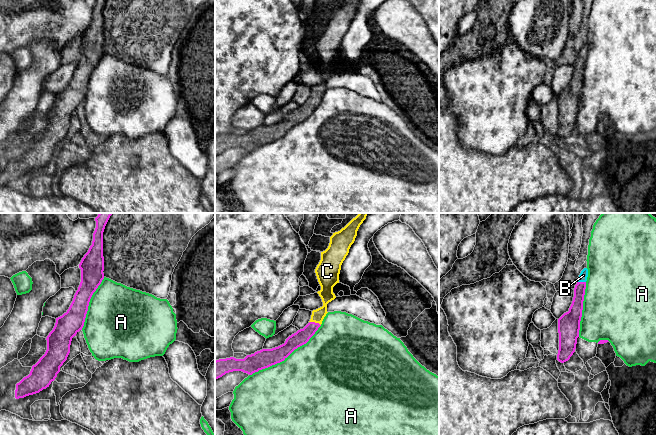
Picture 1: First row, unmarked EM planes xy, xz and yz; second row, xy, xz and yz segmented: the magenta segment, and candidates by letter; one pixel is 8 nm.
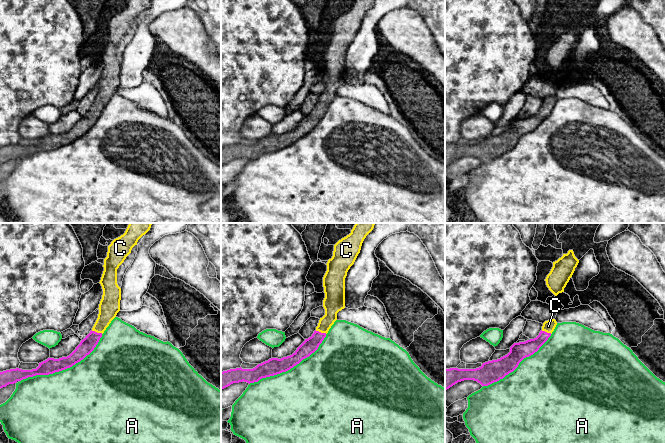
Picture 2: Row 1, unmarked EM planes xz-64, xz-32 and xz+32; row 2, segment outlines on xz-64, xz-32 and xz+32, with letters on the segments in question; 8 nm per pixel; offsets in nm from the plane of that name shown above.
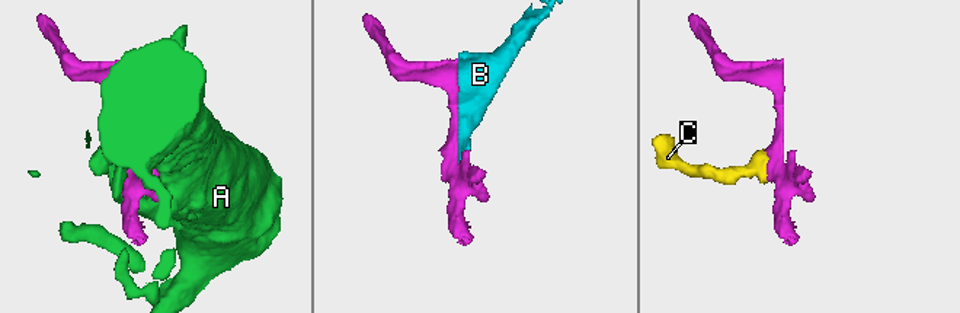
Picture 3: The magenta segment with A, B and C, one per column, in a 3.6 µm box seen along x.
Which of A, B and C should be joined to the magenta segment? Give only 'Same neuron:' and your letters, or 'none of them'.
Same neuron: B, C

